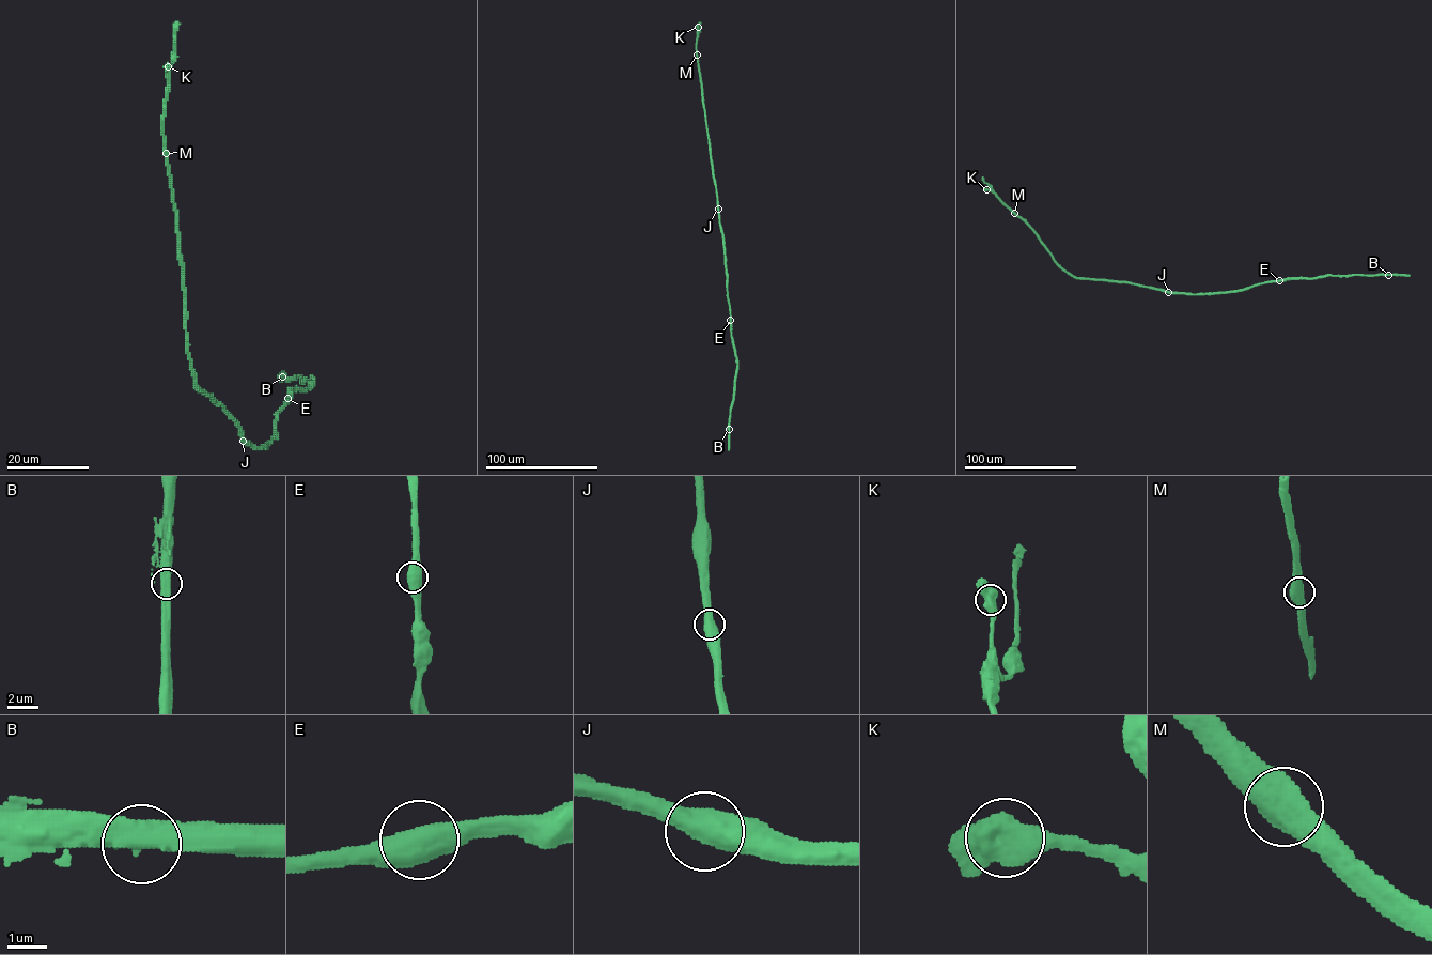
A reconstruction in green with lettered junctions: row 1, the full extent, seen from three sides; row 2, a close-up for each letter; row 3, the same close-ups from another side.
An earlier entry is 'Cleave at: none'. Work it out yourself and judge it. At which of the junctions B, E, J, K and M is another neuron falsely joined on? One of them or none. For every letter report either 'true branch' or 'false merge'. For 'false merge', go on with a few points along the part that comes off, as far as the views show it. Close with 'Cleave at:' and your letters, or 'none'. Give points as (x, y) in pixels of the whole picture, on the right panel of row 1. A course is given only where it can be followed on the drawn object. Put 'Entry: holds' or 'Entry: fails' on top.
Entry: holds
B: true branch
E: true branch
J: true branch
K: true branch
M: true branch
Cleave at: none

